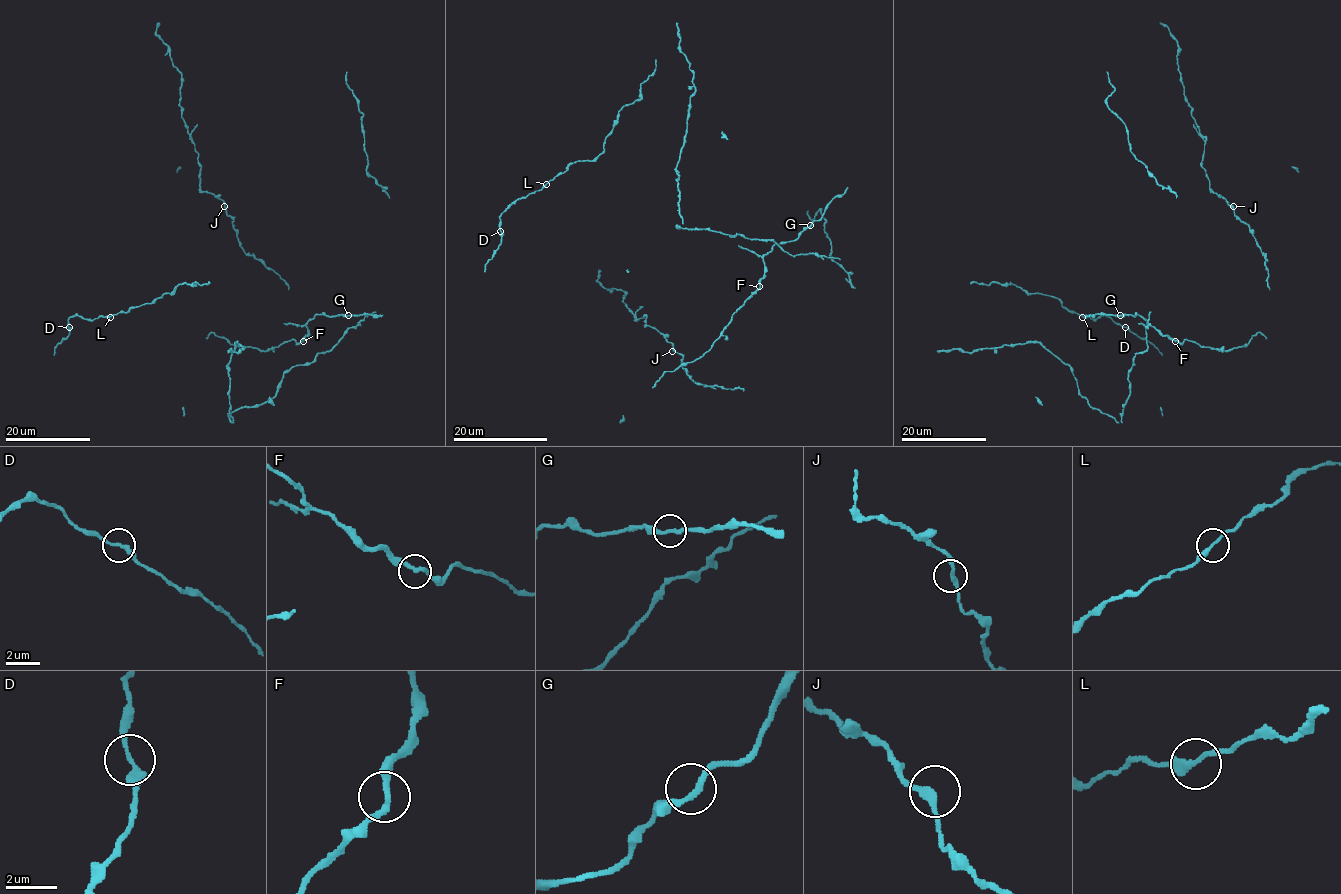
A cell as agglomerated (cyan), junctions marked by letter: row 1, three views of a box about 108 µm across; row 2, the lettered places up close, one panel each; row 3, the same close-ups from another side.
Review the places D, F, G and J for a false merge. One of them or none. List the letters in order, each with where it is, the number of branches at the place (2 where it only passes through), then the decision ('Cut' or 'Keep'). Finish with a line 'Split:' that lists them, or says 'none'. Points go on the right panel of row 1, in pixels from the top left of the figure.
D: Place: (1125, 327). Branches: 2. Keep
F: Place: (1175, 341). Branches: 2. Keep
G: Place: (1120, 315). Branches: 2. Keep
J: Place: (1233, 206). Branches: 2. Keep
Split: none

